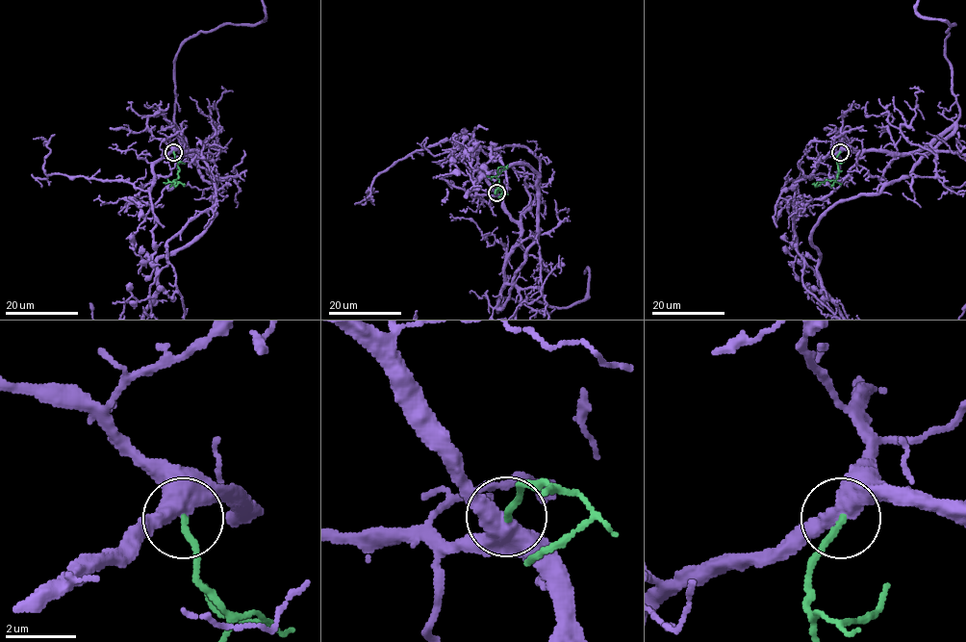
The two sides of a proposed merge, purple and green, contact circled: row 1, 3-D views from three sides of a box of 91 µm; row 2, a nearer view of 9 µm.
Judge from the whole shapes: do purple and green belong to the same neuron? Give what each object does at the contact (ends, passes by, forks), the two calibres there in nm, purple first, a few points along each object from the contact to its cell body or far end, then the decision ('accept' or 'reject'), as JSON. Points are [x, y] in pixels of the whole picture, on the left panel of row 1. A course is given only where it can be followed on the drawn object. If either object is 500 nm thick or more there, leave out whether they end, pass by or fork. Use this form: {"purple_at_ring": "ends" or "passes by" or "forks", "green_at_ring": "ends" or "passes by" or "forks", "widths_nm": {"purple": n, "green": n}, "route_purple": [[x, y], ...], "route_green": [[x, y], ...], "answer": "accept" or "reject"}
{"widths_nm": {"purple": 550, "green": 170}, "route_purple": [[173, 152], [196, 150], [181, 151], [174, 123], [178, 48], [202, 31], [262, 22]], "route_green": [[173, 152], [178, 168], [178, 177], [173, 181], [184, 184]], "answer": "accept"}

